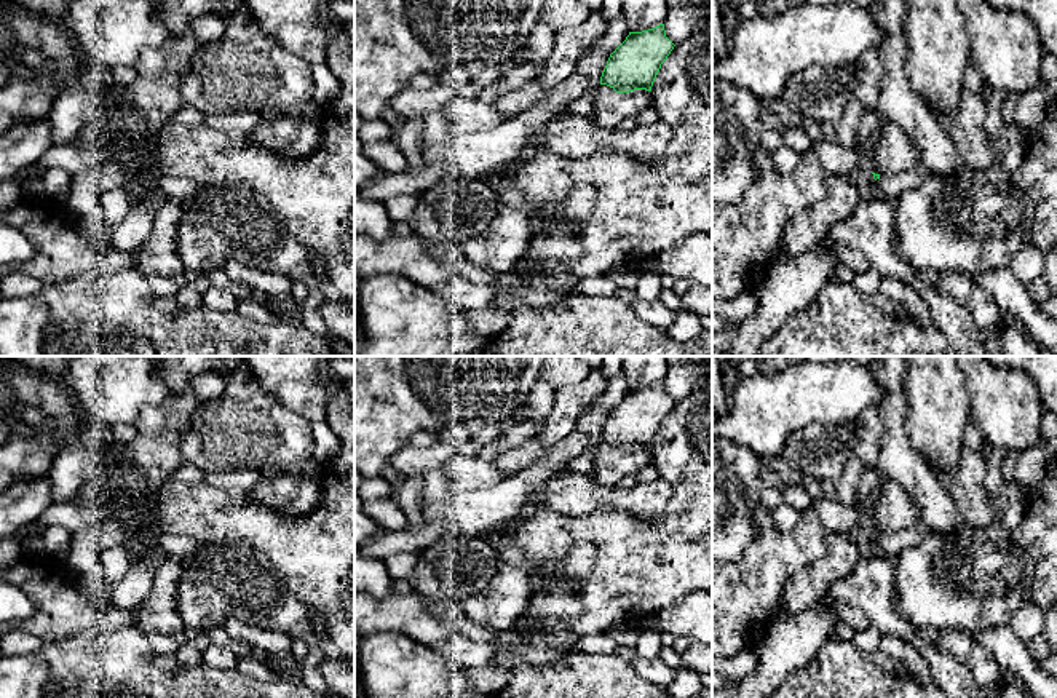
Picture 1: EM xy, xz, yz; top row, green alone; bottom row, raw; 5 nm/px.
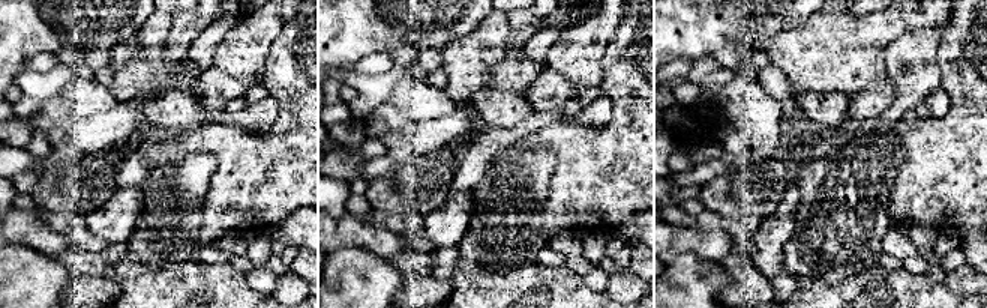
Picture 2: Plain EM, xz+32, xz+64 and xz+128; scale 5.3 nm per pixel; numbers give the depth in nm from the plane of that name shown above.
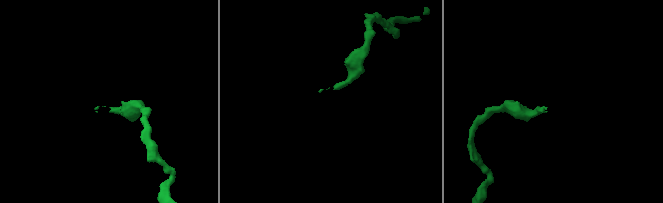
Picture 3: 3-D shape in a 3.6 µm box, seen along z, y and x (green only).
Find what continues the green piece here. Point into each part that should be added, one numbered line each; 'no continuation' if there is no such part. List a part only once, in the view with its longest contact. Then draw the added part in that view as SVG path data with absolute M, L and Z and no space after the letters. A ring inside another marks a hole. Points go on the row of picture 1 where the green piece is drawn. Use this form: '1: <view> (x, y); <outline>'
1: yz (890, 187); M920 166L904 171L894 176L880 176L877 180L873 174L869 174L869 180L875 193L894 201L904 190L920 185L923 179L923 169Z

